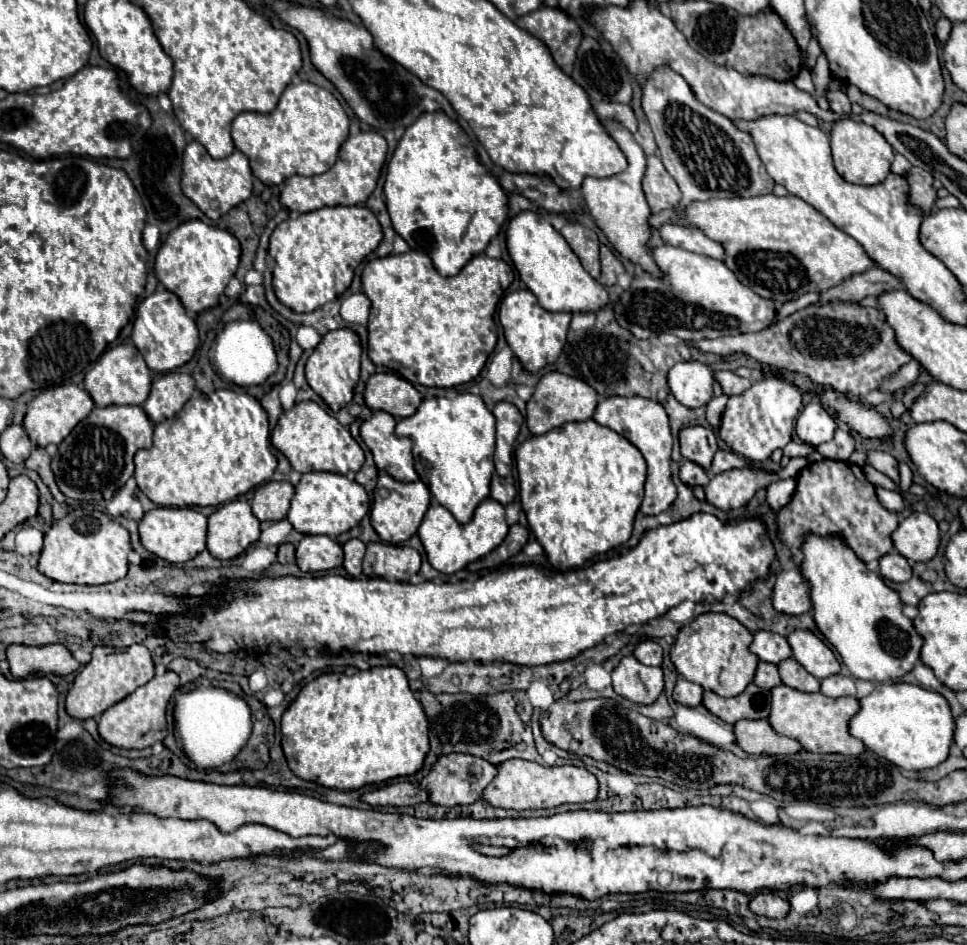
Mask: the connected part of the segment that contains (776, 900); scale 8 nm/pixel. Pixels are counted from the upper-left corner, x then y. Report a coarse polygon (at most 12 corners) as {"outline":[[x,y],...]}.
{"outline":[[773,892],[751,898],[757,916],[785,918],[789,902]]}

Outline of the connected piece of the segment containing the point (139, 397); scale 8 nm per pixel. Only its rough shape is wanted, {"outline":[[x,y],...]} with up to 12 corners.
{"outline":[[131,344],[107,348],[85,374],[95,406],[137,404],[151,370]]}

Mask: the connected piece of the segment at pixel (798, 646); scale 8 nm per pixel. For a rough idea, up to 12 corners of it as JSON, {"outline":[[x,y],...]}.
{"outline":[[793,630],[793,658],[815,678],[839,674],[829,646],[809,630]]}

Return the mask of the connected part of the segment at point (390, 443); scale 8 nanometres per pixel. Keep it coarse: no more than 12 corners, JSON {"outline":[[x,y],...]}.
{"outline":[[373,412],[361,438],[379,470],[399,482],[419,478],[411,440],[395,436],[395,418]]}

